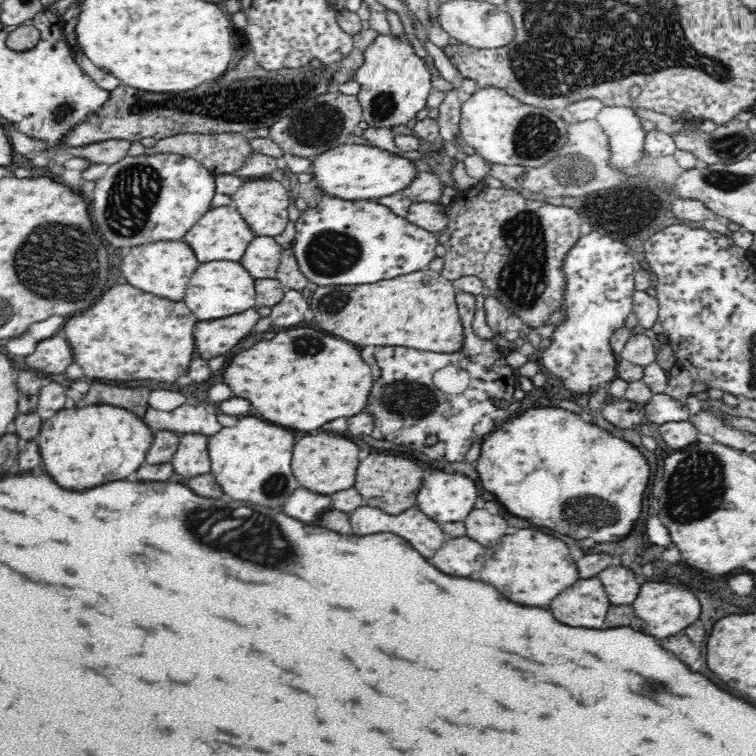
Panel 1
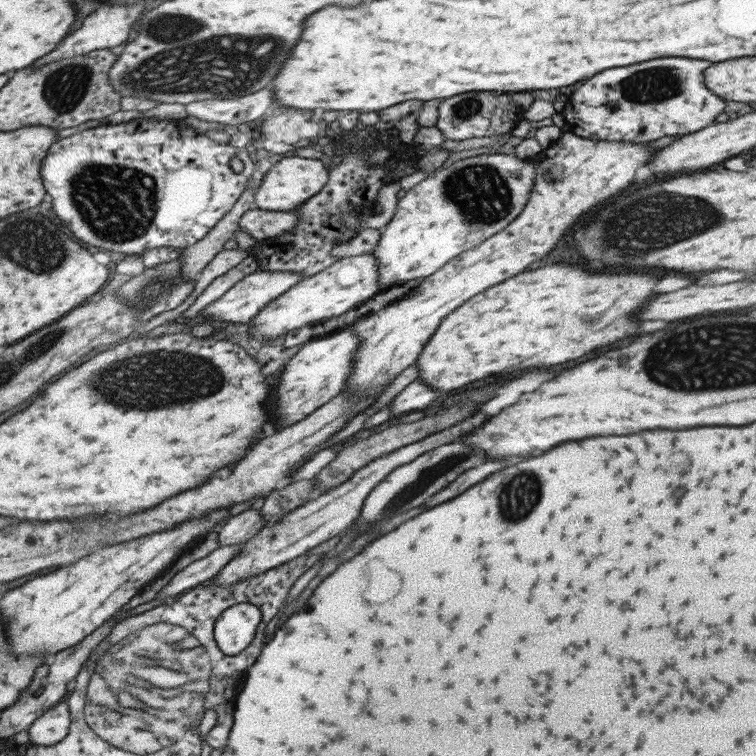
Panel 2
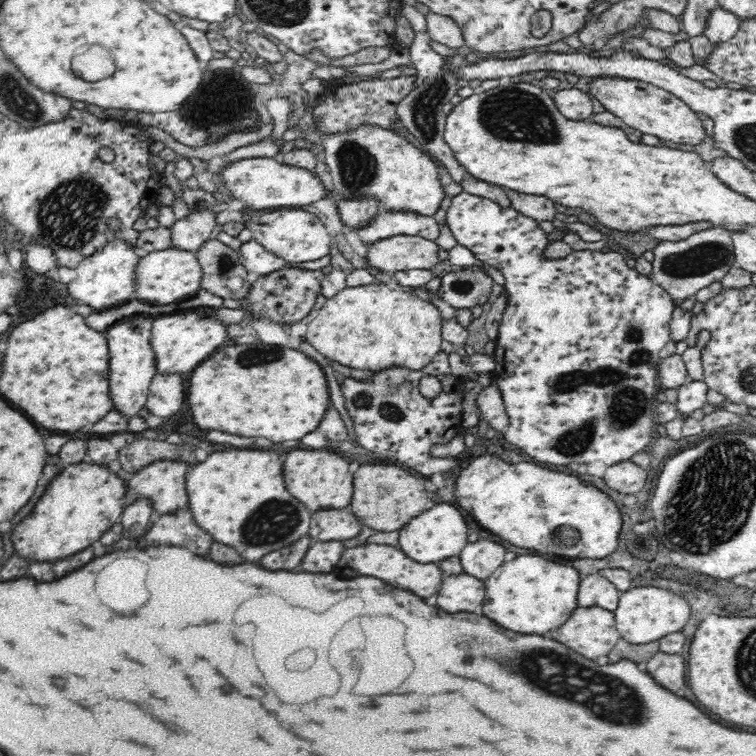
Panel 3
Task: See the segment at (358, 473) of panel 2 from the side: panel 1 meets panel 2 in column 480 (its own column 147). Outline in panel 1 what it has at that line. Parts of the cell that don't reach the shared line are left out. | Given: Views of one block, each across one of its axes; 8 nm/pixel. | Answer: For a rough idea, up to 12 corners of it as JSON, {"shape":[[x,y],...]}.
{"shape":[[204,404],[148,410],[148,428],[212,436],[222,426]]}

